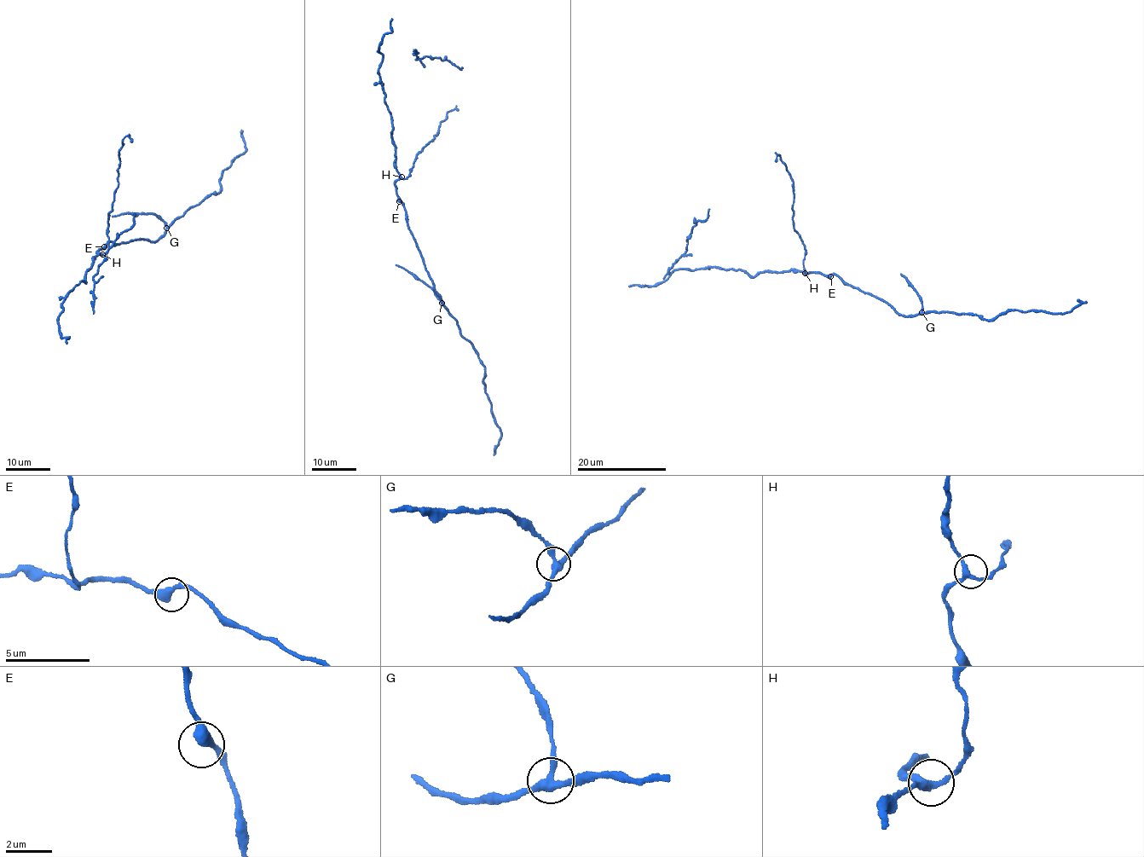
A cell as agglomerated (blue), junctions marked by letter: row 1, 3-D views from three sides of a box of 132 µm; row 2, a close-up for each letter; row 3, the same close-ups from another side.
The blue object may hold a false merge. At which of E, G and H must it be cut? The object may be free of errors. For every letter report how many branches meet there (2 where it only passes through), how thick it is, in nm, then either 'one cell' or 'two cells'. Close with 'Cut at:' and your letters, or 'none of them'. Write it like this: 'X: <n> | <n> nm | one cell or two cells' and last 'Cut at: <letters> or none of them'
E: 2 | 400 nm | one cell
G: 3 | 320 nm | two cells
H: 3 | 240 nm | one cell
Cut at: G

